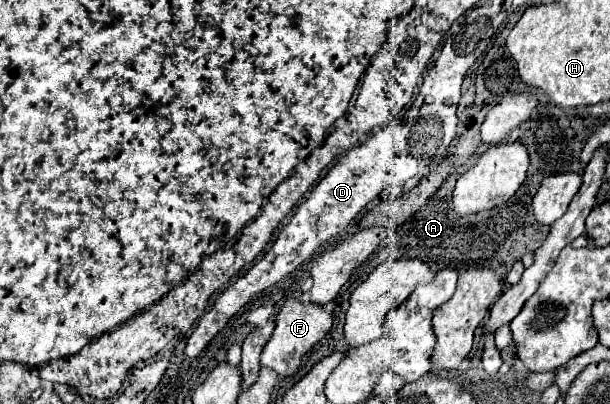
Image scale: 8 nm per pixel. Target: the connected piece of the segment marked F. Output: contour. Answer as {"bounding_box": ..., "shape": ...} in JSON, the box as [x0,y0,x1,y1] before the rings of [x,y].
{"bounding_box":[260,299,332,377],"shape":[[[288,299],[284,303],[284,307],[280,309],[280,313],[276,315],[276,329],[274,329],[270,341],[262,349],[262,357],[260,357],[262,367],[268,367],[268,369],[276,371],[280,377],[292,377],[298,371],[302,357],[320,339],[326,337],[330,327],[332,327],[332,315],[326,311],[326,307],[314,305],[314,303],[302,305],[296,299]]]}

